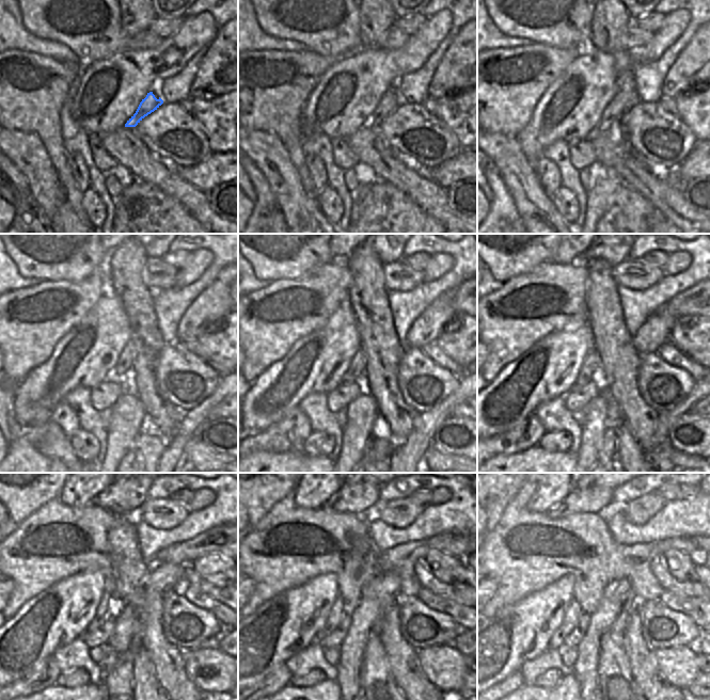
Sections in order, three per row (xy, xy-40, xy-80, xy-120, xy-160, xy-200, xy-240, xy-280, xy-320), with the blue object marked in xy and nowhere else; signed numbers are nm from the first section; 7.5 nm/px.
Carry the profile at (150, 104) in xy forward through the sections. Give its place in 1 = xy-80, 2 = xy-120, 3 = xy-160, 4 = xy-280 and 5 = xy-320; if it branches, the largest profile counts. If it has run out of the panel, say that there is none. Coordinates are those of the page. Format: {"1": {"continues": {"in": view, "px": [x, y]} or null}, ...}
{"1": {"continues": {"in": "xy-80", "px": [614, 113]}}, "2": {"continues": {"in": "xy-120", "px": [122, 371]}}, "3": {"continues": {"in": "xy-160", "px": [357, 371]}}, "4": {"continues": {"in": "xy-280", "px": [333, 620]}}, "5": {"continues": {"in": "xy-320", "px": [573, 611]}}}

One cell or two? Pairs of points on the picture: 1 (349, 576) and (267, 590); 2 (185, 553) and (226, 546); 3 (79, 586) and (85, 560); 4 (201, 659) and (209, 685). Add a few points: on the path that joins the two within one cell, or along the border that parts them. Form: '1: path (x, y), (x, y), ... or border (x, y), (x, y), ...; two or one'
1: path (329, 566), (292, 566), (287, 570); one
2: path (195, 547), (216, 546); one
3: border (105, 578), (99, 571), (81, 571), (59, 582); two
4: path (195, 667), (194, 677), (202, 679); one

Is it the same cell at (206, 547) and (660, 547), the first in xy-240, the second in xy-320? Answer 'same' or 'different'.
same

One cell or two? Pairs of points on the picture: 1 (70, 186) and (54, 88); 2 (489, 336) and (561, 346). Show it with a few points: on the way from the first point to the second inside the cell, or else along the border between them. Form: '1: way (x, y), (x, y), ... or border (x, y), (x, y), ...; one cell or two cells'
1: way (60, 161), (51, 137), (51, 112); one cell
2: border (557, 331), (545, 335), (516, 359); two cells

